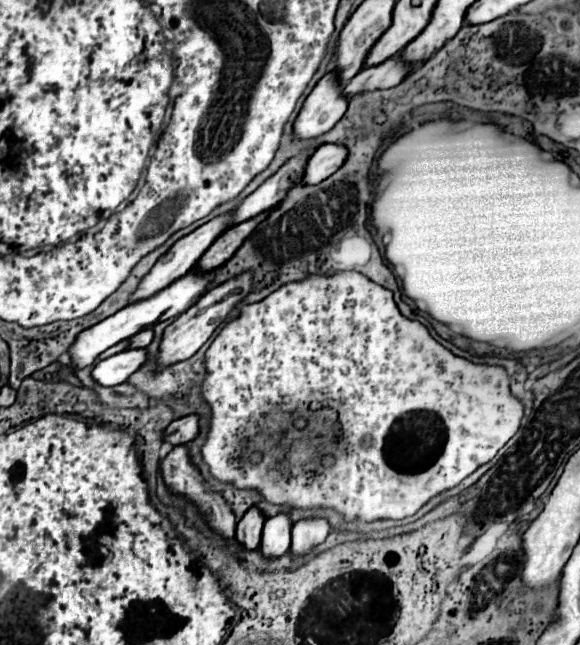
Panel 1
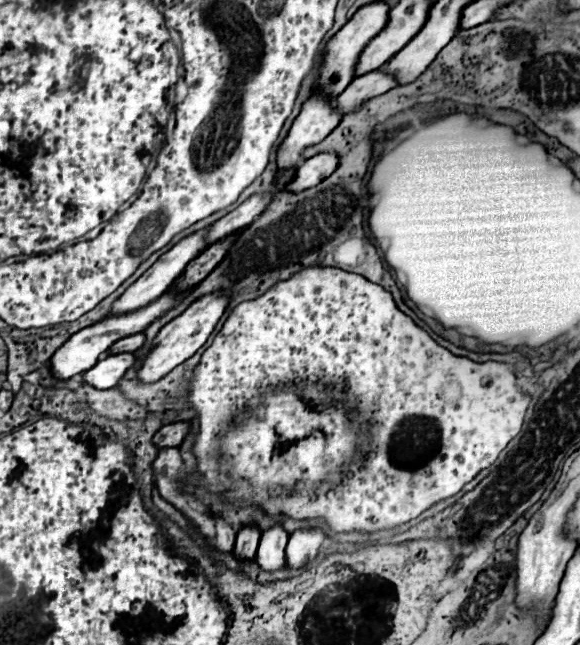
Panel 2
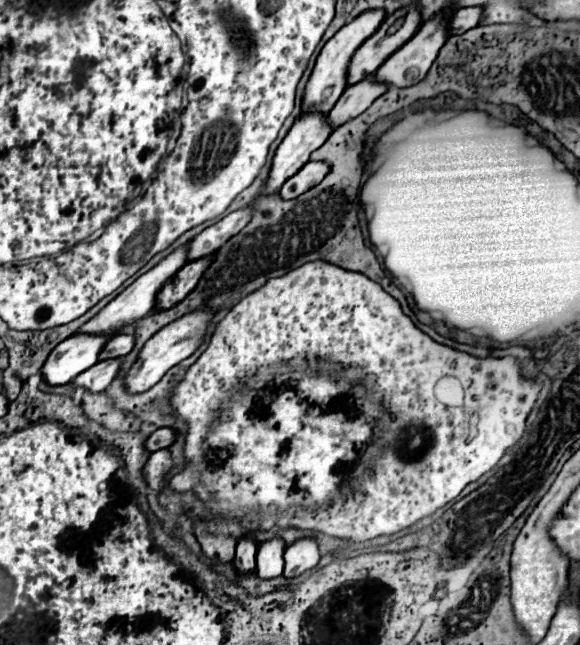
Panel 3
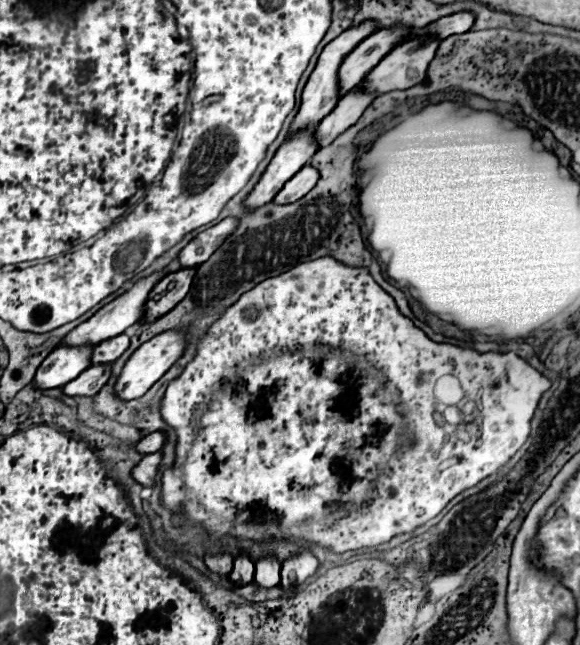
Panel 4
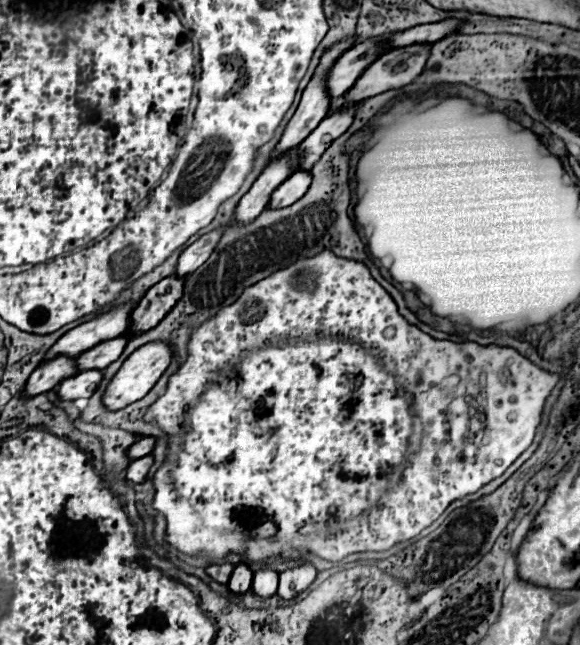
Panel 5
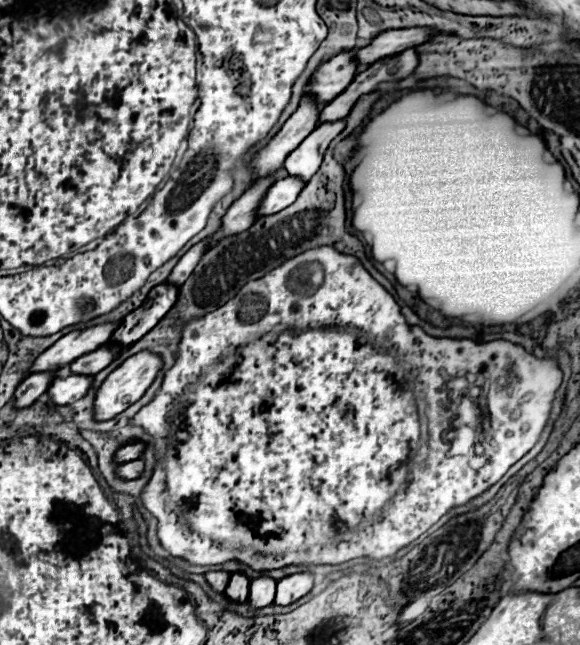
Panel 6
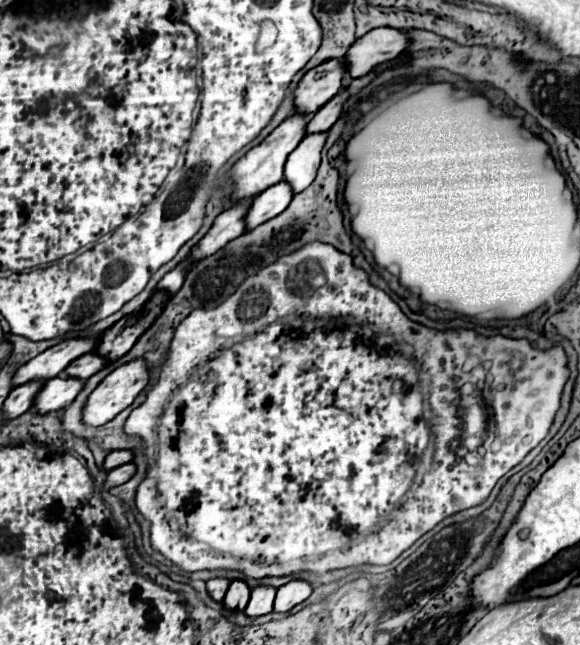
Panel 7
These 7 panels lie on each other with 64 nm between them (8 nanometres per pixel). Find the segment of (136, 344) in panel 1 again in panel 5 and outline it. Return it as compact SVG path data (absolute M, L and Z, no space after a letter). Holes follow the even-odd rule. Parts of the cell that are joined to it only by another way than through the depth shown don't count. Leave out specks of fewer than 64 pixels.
M120 336L120 338L114 338L112 342L102 342L100 346L94 346L92 350L80 354L78 368L82 372L84 370L94 370L94 368L102 370L122 354L126 344L128 344L128 336Z

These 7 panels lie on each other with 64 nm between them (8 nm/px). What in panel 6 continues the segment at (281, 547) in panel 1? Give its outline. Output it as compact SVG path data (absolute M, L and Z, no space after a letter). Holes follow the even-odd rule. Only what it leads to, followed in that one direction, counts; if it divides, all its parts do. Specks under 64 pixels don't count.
M258 576L250 582L250 604L254 608L264 608L274 602L276 594L276 580L268 576Z

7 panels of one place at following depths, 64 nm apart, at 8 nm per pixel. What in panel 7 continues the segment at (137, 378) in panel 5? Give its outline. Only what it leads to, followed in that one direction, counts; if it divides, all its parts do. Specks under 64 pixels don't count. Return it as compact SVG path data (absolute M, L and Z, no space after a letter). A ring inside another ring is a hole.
M136 358L116 368L90 394L88 404L84 406L84 422L90 426L102 426L110 422L138 398L148 382L150 364L144 358Z

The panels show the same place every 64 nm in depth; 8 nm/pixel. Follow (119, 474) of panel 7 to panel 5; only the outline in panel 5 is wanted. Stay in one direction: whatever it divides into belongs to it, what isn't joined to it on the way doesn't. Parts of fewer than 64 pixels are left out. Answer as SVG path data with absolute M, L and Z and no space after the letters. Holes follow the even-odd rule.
M144 456L144 458L140 458L140 460L134 460L134 462L126 468L128 480L132 480L132 482L136 482L136 484L144 482L152 464L154 464L154 458L152 458L152 456Z

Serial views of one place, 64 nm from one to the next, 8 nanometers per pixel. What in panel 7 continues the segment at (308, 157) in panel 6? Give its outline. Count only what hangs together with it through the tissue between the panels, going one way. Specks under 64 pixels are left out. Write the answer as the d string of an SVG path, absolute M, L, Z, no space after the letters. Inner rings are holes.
M328 130L320 134L310 134L296 146L296 150L288 156L284 166L284 180L292 184L294 192L302 192L316 178L316 170L320 166L320 154L328 140Z

